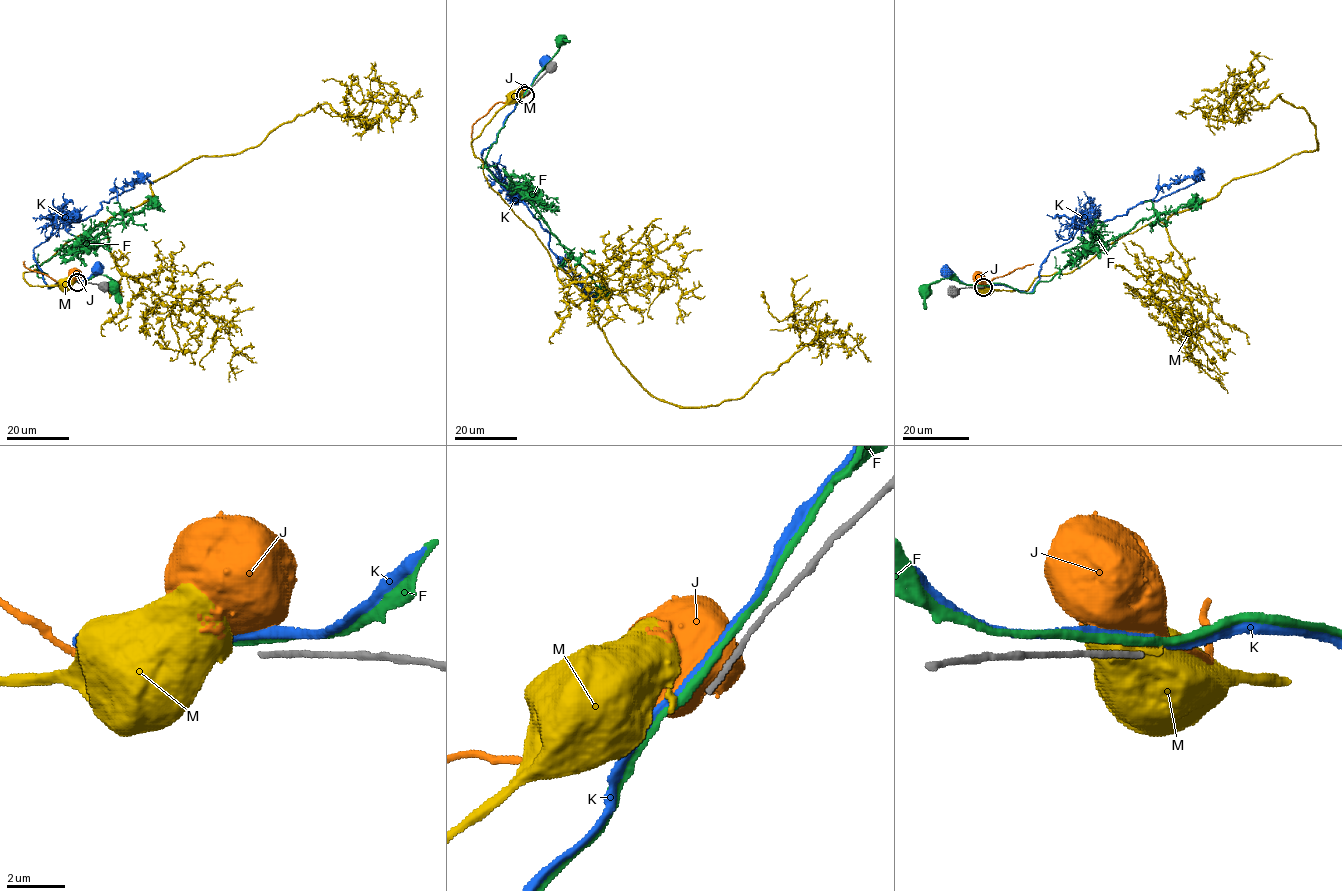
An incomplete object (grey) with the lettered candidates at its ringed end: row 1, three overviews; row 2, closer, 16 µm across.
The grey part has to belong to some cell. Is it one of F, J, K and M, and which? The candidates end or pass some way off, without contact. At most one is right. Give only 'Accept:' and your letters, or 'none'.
Accept: none

